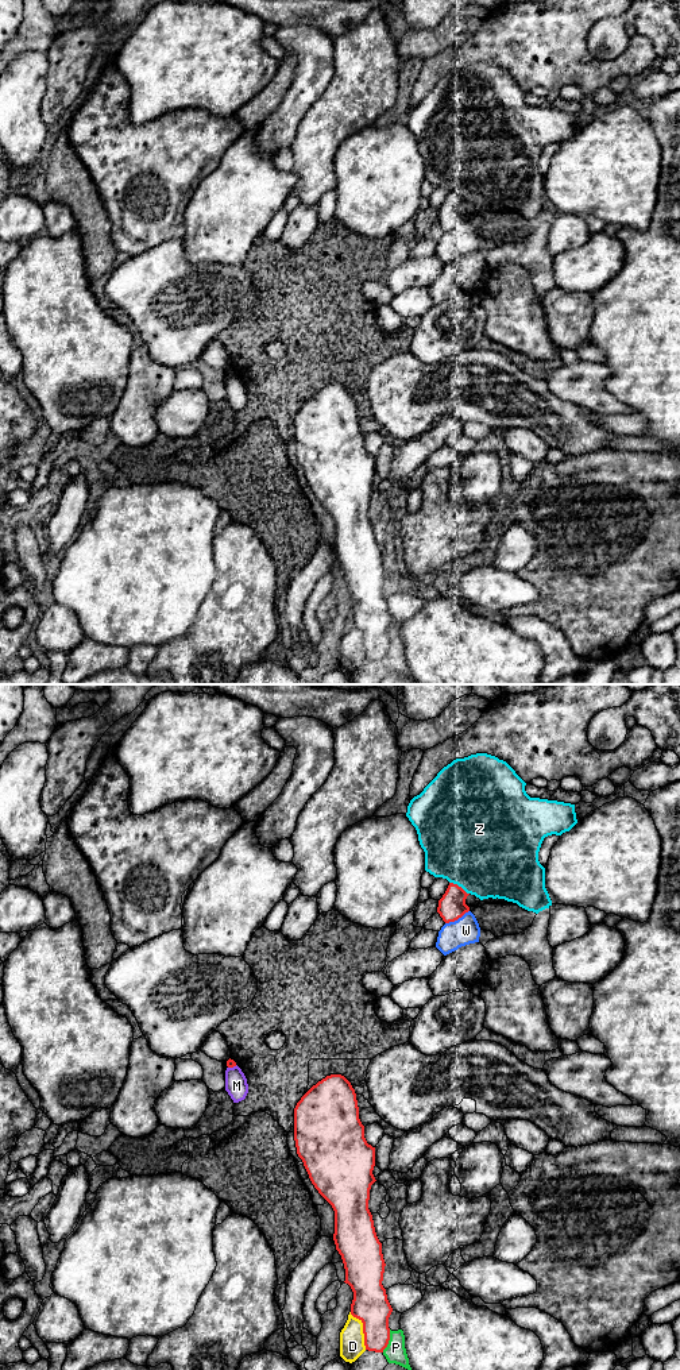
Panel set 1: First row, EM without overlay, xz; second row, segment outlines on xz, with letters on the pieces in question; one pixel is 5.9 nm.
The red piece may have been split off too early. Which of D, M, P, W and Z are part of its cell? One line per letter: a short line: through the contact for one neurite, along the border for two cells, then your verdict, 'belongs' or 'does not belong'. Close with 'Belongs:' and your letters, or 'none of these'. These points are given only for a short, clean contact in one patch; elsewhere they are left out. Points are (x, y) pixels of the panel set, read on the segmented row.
D: does not belong
M: line xz (236, 1065), (228, 1068); does not belong
P: does not belong
W: does not belong
Z: does not belong
Belongs: none of these

